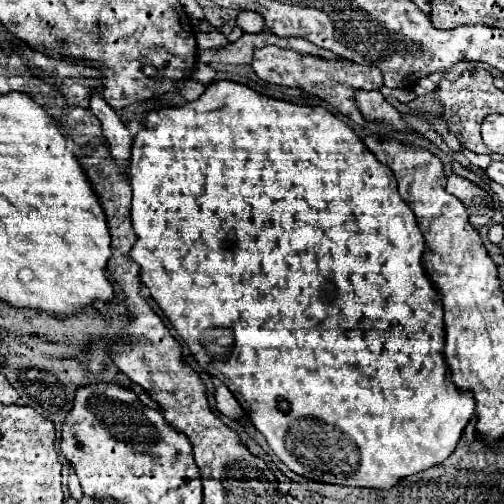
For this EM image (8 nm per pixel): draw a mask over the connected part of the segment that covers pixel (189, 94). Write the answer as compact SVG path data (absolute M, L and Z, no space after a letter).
M186 80L184 84L180 82L178 88L180 88L180 94L182 94L188 102L192 102L192 100L196 100L196 98L200 98L200 96L204 94L206 84L200 84L200 82L196 82L196 80Z

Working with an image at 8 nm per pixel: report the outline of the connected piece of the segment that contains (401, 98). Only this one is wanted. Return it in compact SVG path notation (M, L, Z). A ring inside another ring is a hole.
M382 86L380 92L382 92L384 98L388 98L390 102L404 102L404 104L408 104L410 100L414 100L414 92L412 92L412 90L390 90L390 88Z

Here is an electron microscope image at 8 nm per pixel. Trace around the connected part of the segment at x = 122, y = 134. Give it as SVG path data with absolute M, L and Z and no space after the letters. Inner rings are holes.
M92 94L90 110L96 114L96 118L102 122L102 134L106 138L106 144L110 148L112 158L118 164L128 166L130 164L130 150L132 150L132 134L126 130L126 126L120 122L118 114L106 104L100 94Z

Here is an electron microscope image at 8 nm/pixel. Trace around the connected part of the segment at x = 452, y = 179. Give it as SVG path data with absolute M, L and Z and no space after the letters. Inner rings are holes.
M450 174L448 184L446 184L446 192L456 196L466 206L466 212L470 214L470 224L474 228L482 228L492 220L492 216L494 216L492 196L486 190L472 184L470 180Z

